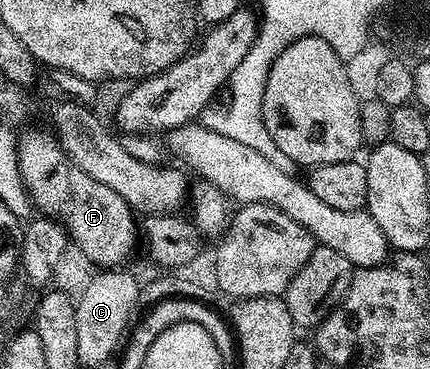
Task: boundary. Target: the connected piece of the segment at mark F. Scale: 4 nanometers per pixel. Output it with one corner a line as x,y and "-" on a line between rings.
25,131
17,135
17,164
21,174
21,183
29,190
34,205
41,210
38,212
45,217
56,217
76,250
84,253
94,265
101,269
117,269
128,264
125,262
132,257
133,250
136,247
138,250
139,247
139,223
138,220
133,220
135,218
133,208
123,201
123,197
119,197
119,193
115,193
115,189
95,181
90,175
83,173
83,169
69,162
69,158
65,156
65,150
47,131
46,133

